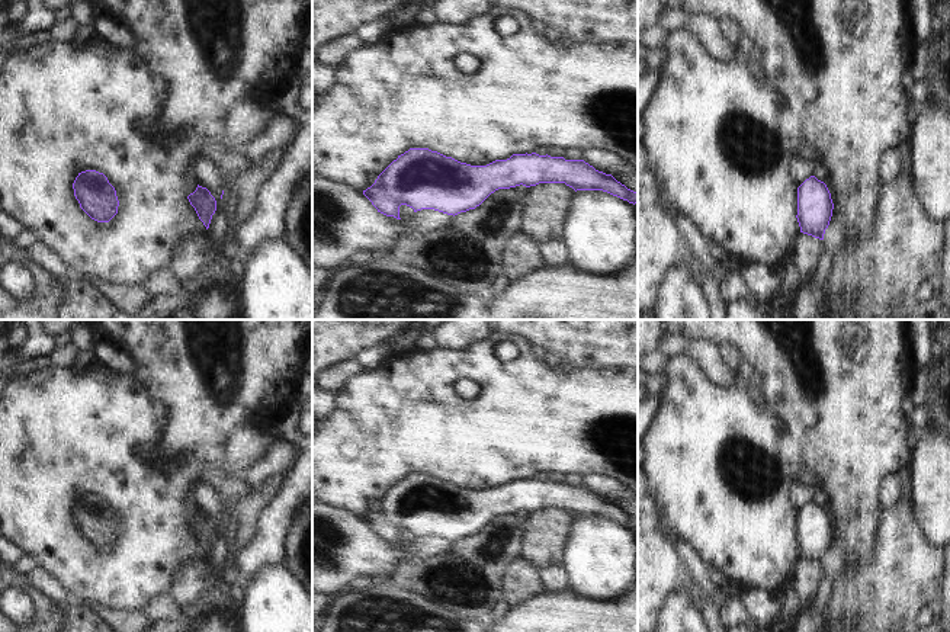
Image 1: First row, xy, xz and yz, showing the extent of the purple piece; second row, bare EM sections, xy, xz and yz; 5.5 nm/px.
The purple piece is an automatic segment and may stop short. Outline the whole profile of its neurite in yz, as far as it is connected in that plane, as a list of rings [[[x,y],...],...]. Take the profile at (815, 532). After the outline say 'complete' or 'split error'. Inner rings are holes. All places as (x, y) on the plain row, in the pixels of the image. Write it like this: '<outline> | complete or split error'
[[[815,501],[797,513],[797,548],[800,558],[824,565],[832,542],[834,529],[827,510]]] | complete

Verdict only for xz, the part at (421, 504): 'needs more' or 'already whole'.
already whole

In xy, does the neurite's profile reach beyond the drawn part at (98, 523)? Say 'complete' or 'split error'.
complete

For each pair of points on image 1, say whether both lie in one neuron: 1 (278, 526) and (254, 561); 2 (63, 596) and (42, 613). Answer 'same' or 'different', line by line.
1: same
2: different

